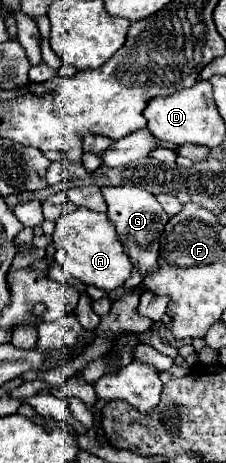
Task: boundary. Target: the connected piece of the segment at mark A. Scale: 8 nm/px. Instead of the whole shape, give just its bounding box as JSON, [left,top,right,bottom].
[53,206,131,290]

